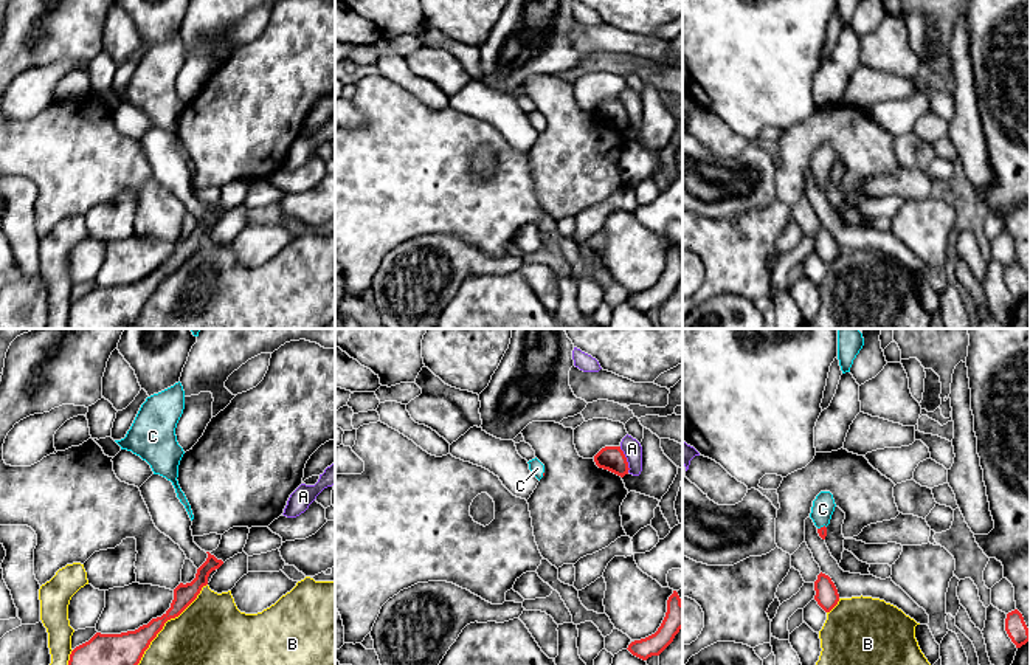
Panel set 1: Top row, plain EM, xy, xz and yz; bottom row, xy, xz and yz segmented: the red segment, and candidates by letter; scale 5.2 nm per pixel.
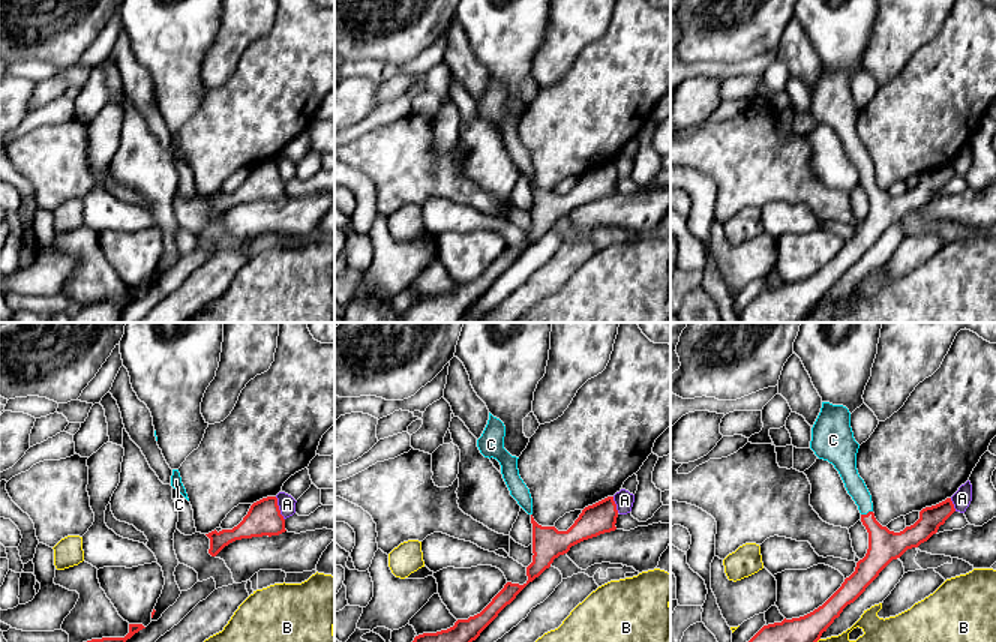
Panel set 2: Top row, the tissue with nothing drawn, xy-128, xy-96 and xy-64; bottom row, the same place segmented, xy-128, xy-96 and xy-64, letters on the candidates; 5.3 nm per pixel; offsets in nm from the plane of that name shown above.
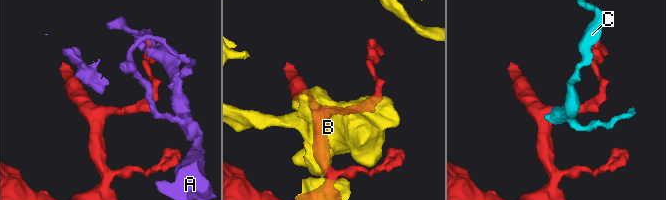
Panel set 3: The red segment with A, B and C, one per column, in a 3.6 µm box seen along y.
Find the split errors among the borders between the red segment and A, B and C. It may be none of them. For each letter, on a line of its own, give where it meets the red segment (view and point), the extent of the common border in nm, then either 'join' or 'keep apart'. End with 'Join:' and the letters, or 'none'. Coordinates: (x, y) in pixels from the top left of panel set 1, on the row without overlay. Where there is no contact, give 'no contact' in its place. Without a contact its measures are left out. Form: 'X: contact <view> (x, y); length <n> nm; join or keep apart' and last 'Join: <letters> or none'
A: contact xz (625, 112); length 140 nm; keep apart
B: contact xy (163, 278); length 650 nm; keep apart
C: contact yz (821, 180); length 50 nm; join
Join: C

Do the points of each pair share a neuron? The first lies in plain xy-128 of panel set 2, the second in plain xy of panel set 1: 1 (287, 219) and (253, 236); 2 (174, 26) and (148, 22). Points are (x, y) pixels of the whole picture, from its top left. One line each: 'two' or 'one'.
1: two
2: one

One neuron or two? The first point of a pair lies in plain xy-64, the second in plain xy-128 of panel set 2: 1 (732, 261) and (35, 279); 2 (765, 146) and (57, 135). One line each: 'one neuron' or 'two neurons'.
1: one neuron
2: one neuron

